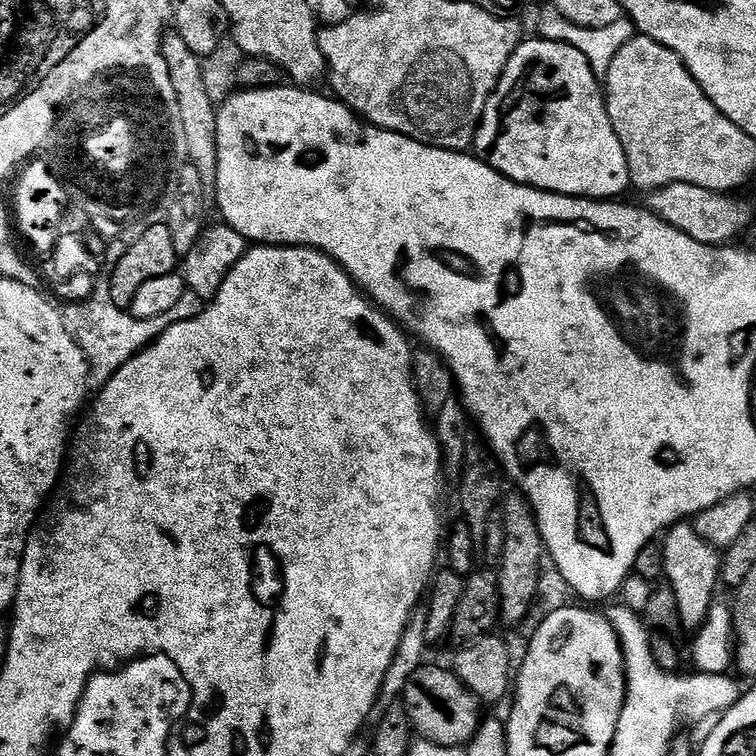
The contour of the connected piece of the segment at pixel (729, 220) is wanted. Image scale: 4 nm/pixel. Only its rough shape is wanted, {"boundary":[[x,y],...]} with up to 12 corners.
{"boundary":[[702,186],[653,188],[646,207],[703,244],[727,245],[752,206]]}

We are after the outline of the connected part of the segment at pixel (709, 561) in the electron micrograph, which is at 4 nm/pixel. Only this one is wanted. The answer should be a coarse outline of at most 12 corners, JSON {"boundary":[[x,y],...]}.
{"boundary":[[688,522],[662,536],[679,623],[699,629],[721,587],[721,549]]}

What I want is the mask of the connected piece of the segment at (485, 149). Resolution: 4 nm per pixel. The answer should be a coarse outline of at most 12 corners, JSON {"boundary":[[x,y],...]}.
{"boundary":[[525,39],[474,152],[543,192],[632,182],[585,55]]}

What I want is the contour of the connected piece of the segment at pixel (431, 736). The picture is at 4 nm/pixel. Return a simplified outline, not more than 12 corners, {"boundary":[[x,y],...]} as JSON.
{"boundary":[[421,666],[402,707],[417,737],[464,748],[481,701],[455,671]]}

